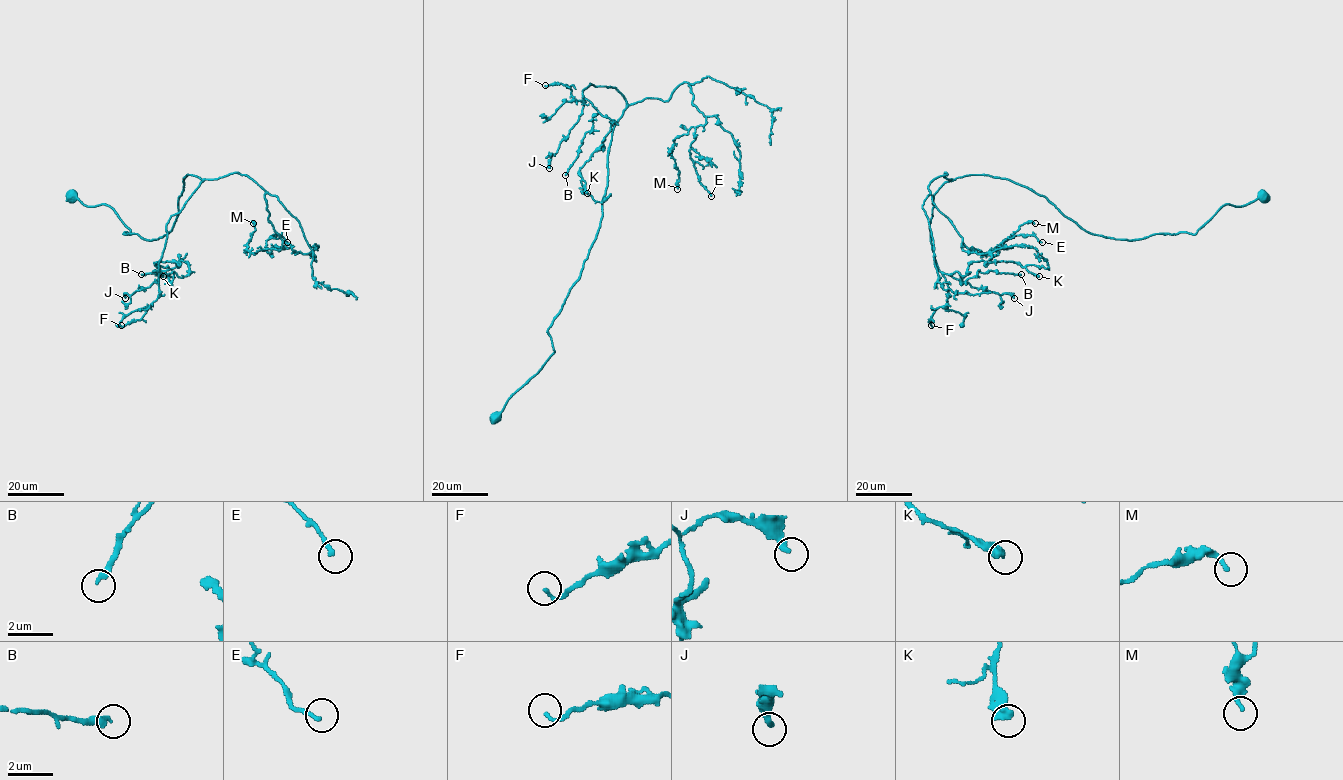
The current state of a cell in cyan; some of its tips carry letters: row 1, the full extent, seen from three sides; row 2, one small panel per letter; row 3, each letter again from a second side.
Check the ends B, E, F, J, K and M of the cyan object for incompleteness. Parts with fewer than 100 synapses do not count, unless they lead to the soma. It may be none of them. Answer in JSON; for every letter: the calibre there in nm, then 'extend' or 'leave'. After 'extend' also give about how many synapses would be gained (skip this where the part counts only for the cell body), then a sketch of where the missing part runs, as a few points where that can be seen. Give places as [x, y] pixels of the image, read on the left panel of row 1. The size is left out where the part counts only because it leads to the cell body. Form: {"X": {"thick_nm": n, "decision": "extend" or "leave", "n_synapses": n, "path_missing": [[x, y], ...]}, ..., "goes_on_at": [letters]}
{"B": {"thick_nm": 260, "decision": "leave"}, "E": {"thick_nm": 180, "decision": "leave"}, "F": {"thick_nm": 140, "decision": "leave"}, "J": {"thick_nm": 280, "decision": "leave"}, "K": {"thick_nm": 420, "decision": "leave"}, "M": {"thick_nm": 190, "decision": "leave"}, "goes_on_at": []}

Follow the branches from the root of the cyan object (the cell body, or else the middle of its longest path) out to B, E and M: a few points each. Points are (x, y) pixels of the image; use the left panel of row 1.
B: (73, 196), (152, 240), (172, 229), (184, 178), (202, 181), (166, 225), (158, 271), (173, 279), (141, 274)
E: (73, 196), (158, 239), (187, 174), (238, 172), (265, 191), (282, 240), (267, 252), (272, 235), (287, 242)
M: (73, 196), (158, 239), (187, 174), (238, 172), (265, 191), (282, 248), (250, 253), (253, 223)

